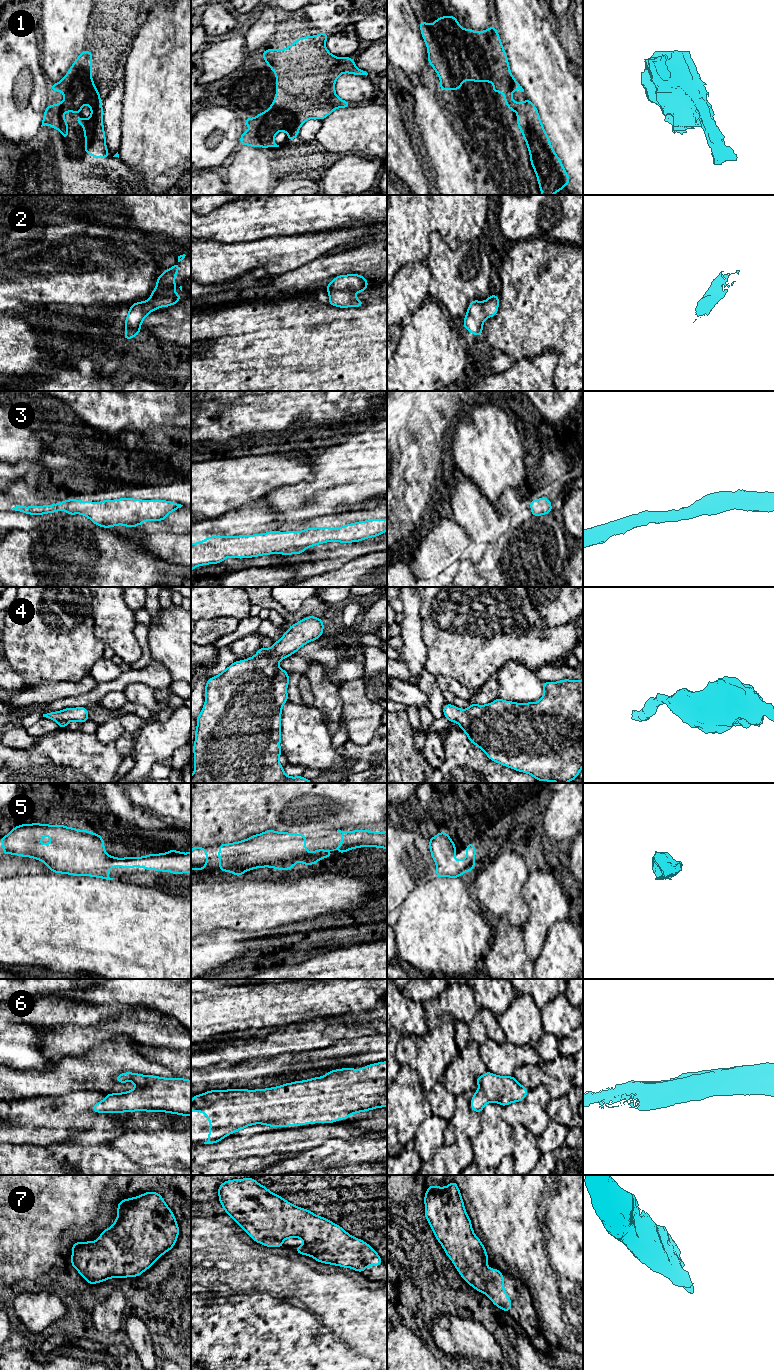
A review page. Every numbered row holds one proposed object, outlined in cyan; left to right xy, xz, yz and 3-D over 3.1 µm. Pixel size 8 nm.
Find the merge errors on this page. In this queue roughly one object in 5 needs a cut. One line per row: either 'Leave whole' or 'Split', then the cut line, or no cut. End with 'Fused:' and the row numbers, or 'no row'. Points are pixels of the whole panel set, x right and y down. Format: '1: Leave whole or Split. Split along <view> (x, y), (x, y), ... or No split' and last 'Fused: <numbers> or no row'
1: Leave whole. No split
2: Leave whole. No split
3: Leave whole. No split
4: Leave whole. No split
5: Leave whole. No split
6: Leave whole. No split
7: Leave whole. No split
Fused: no row

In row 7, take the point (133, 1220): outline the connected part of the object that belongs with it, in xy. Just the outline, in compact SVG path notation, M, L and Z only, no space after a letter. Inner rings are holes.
M146 1192L123 1199L117 1206L118 1216L97 1241L76 1242L72 1246L71 1264L89 1284L110 1278L139 1277L158 1258L171 1250L178 1238L175 1215L158 1192Z

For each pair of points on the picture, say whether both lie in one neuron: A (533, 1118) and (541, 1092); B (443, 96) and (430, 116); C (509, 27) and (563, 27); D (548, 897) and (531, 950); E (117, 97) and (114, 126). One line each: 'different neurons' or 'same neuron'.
A: same neuron
B: different neurons
C: different neurons
D: same neuron
E: same neuron

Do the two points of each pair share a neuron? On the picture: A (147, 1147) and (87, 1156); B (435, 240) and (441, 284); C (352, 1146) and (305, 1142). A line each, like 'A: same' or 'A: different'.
A: different
B: same
C: different

